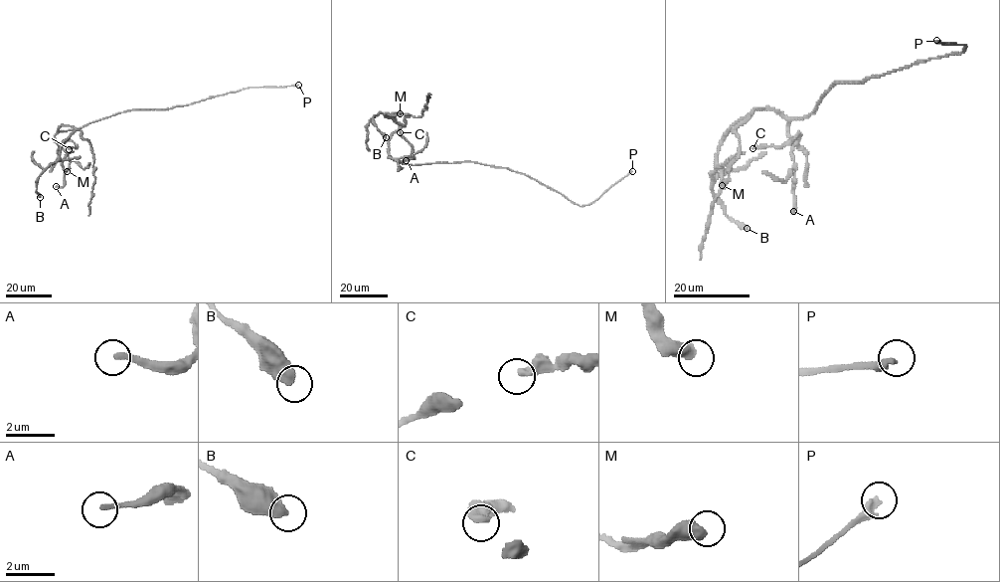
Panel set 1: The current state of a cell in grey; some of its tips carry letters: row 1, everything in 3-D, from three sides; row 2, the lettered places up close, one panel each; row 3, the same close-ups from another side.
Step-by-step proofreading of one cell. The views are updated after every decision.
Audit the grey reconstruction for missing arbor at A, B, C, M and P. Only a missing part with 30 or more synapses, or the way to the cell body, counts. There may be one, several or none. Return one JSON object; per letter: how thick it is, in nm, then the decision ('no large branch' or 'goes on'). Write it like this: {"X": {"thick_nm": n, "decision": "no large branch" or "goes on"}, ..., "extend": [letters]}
{"A": {"thick_nm": 200, "decision": "goes on"}, "B": {"thick_nm": 550, "decision": "no large branch"}, "C": {"thick_nm": 460, "decision": "no large branch"}, "M": {"thick_nm": 550, "decision": "no large branch"}, "P": {"thick_nm": 340, "decision": "goes on"}, "extend": ["A", "P"]}

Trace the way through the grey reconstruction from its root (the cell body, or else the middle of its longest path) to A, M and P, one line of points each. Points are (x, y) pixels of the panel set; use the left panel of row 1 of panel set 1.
A: (121, 111), (56, 134), (55, 140), (67, 153), (70, 164), (65, 174), (65, 184), (56, 186)
M: (121, 111), (80, 127), (58, 130), (60, 126), (71, 125), (76, 129), (61, 145), (60, 159), (67, 171)
P: (121, 111), (172, 108), (250, 88), (298, 85)

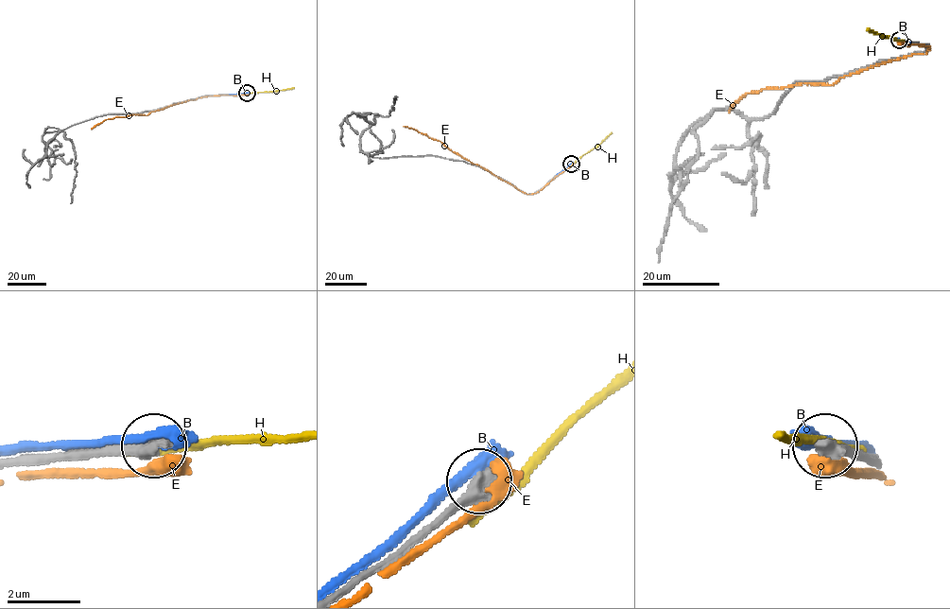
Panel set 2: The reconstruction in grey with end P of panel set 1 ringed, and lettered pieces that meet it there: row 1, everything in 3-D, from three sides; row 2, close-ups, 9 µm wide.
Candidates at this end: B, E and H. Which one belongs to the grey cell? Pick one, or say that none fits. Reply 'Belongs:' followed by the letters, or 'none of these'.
Belongs: none of these

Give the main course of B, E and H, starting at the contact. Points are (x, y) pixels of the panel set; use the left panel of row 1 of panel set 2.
B: (247, 94), (229, 95)
E: (247, 94), (198, 97), (147, 115), (106, 119), (91, 129)
H: (247, 94), (294, 87)

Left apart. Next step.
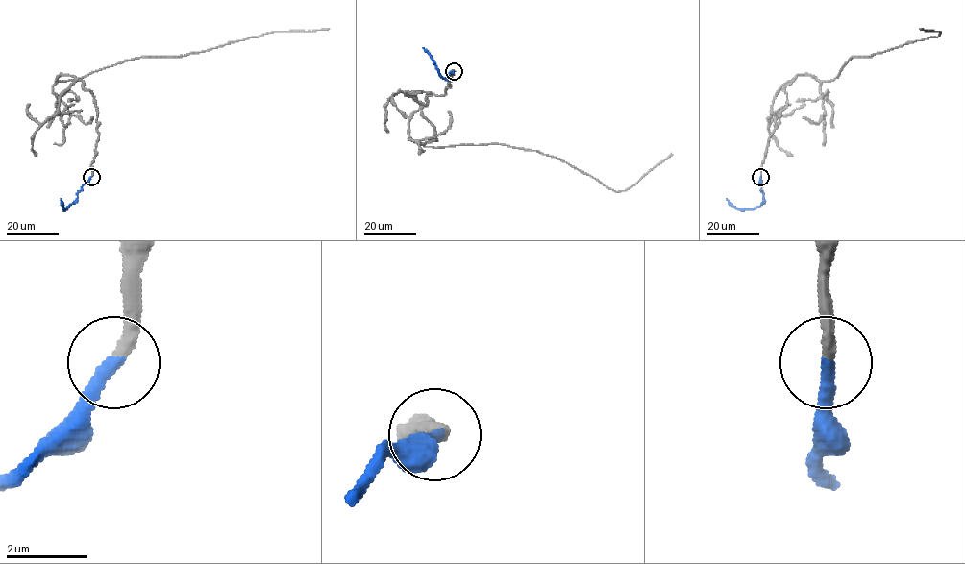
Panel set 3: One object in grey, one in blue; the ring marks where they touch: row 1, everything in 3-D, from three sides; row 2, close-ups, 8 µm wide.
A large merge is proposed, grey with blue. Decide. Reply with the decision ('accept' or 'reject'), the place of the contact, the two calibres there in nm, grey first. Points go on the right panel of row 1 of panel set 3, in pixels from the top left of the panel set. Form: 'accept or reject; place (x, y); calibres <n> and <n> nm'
accept; place (760, 177); calibres 320 and 340 nm

